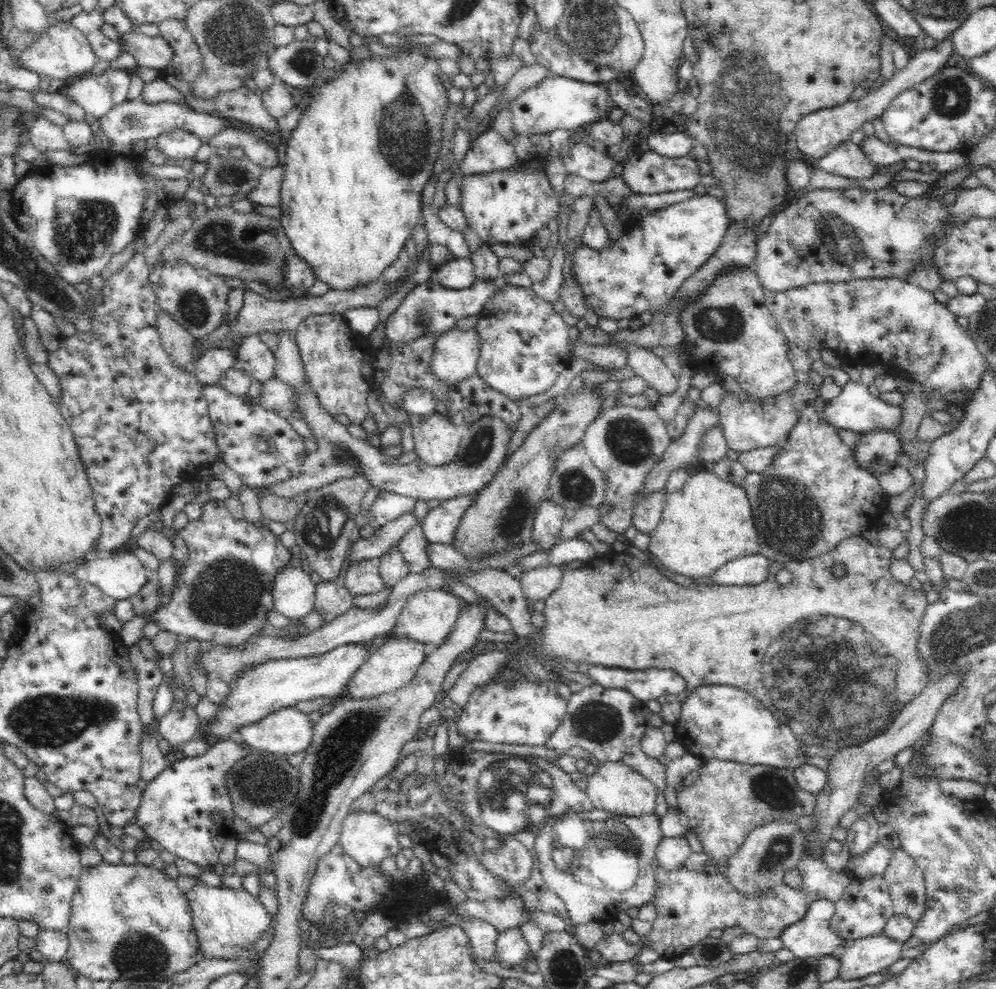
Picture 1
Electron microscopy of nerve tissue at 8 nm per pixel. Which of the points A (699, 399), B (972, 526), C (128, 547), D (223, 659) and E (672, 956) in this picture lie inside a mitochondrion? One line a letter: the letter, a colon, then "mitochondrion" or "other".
A: other
B: mitochondrion
C: other
D: other
E: other

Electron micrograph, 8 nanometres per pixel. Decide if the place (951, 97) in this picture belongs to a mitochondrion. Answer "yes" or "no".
yes

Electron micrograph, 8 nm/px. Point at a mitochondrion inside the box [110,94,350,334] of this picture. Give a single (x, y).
(248, 244)

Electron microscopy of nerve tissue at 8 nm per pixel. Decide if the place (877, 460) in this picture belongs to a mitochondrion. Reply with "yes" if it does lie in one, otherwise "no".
yes

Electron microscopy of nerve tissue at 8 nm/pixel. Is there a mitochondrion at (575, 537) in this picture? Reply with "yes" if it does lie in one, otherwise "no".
no

